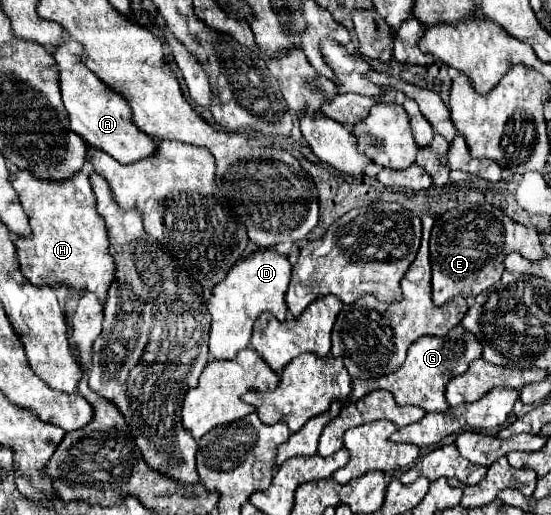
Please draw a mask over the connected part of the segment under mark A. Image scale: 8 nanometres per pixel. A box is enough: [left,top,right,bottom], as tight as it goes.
[52,36,156,164]

